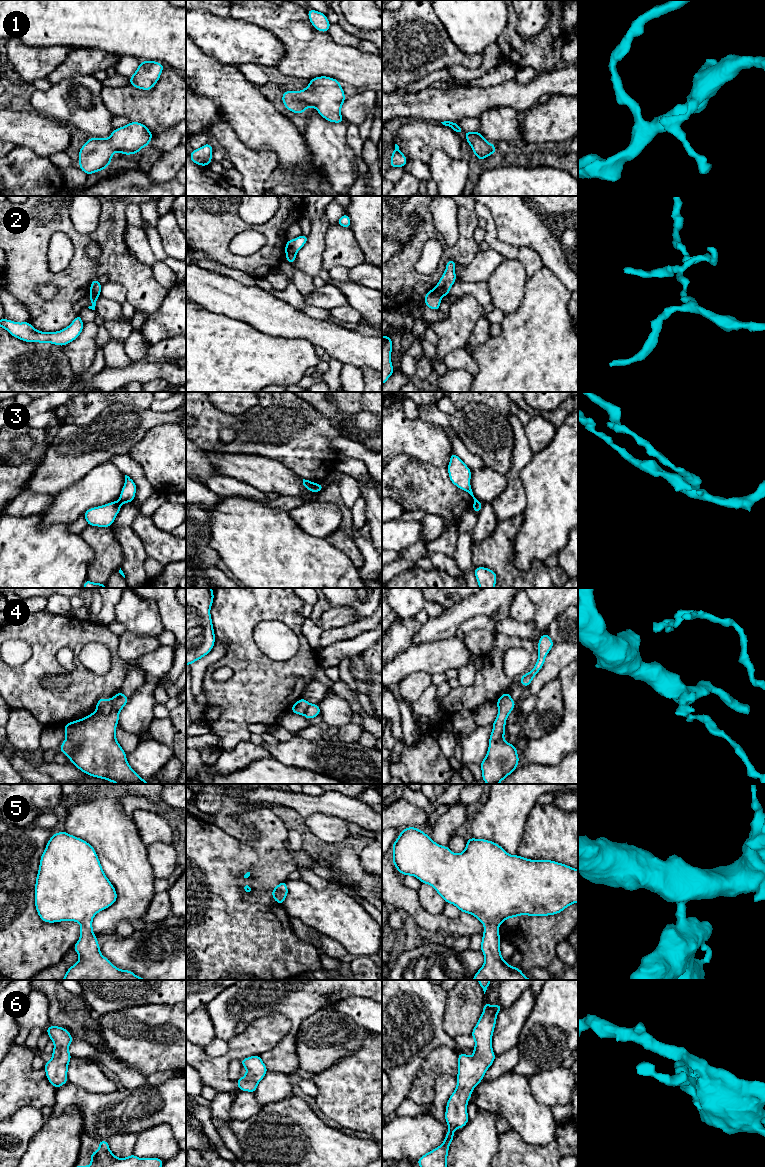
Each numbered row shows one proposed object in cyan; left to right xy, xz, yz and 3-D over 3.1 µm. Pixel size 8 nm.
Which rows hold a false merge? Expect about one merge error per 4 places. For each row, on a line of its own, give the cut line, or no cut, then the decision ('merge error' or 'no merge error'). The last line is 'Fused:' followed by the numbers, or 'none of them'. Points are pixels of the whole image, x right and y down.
1: no cut | no merge error
2: xy (90, 292), (99, 294) | merge error
3: yz (477, 500), (474, 502) | merge error
4: xy (109, 699), (111, 711), (108, 714), (101, 714), (96, 711) | merge error
5: no cut | no merge error
6: no cut | no merge error
Fused: 2, 3, 4

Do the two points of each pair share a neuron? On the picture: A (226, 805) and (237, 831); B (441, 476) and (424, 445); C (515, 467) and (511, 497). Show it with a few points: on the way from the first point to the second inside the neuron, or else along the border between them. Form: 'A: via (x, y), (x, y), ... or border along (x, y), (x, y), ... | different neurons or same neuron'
A: via (225, 811), (225, 817), (231, 825) | same neuron
B: border along (414, 457), (446, 467) | different neurons
C: via (513, 474), (513, 490) | same neuron

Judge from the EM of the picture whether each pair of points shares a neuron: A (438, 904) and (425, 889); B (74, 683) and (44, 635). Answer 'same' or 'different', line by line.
A: same
B: same

